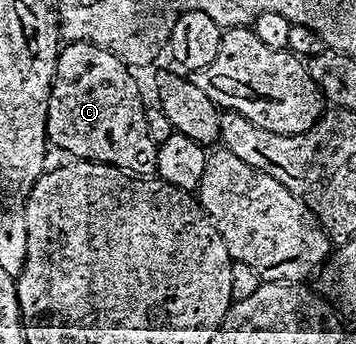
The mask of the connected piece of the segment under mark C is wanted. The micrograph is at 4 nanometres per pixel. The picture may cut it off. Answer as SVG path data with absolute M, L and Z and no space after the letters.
M73 40L60 47L59 55L55 58L55 80L51 83L51 93L47 99L47 139L63 152L68 152L68 157L76 160L91 160L95 164L111 164L121 168L128 174L139 178L151 178L157 173L157 150L159 144L151 137L151 128L147 125L147 112L143 109L143 96L139 93L139 84L131 77L132 69L123 63L121 58L109 54L109 50L101 50L101 46L93 46L89 42Z

